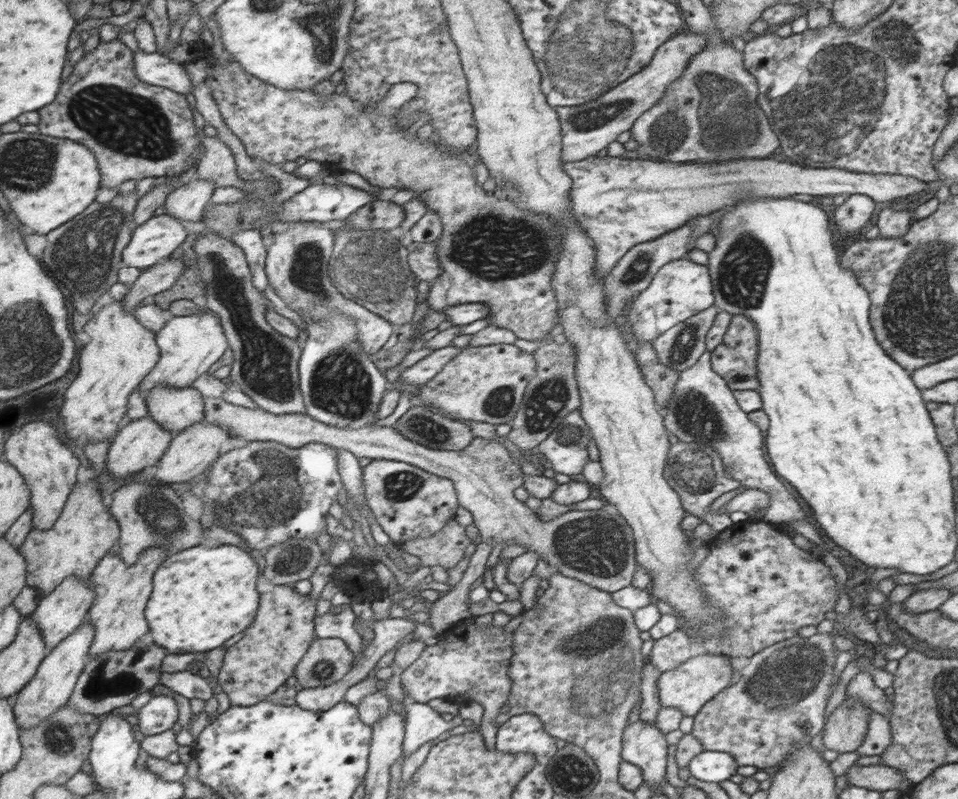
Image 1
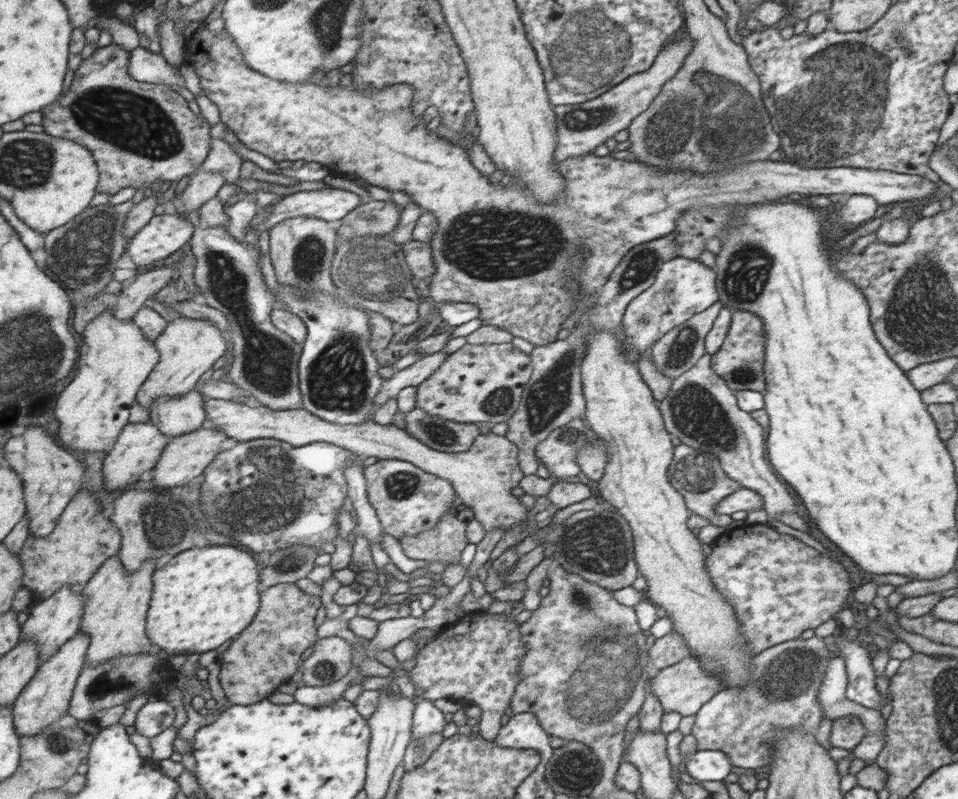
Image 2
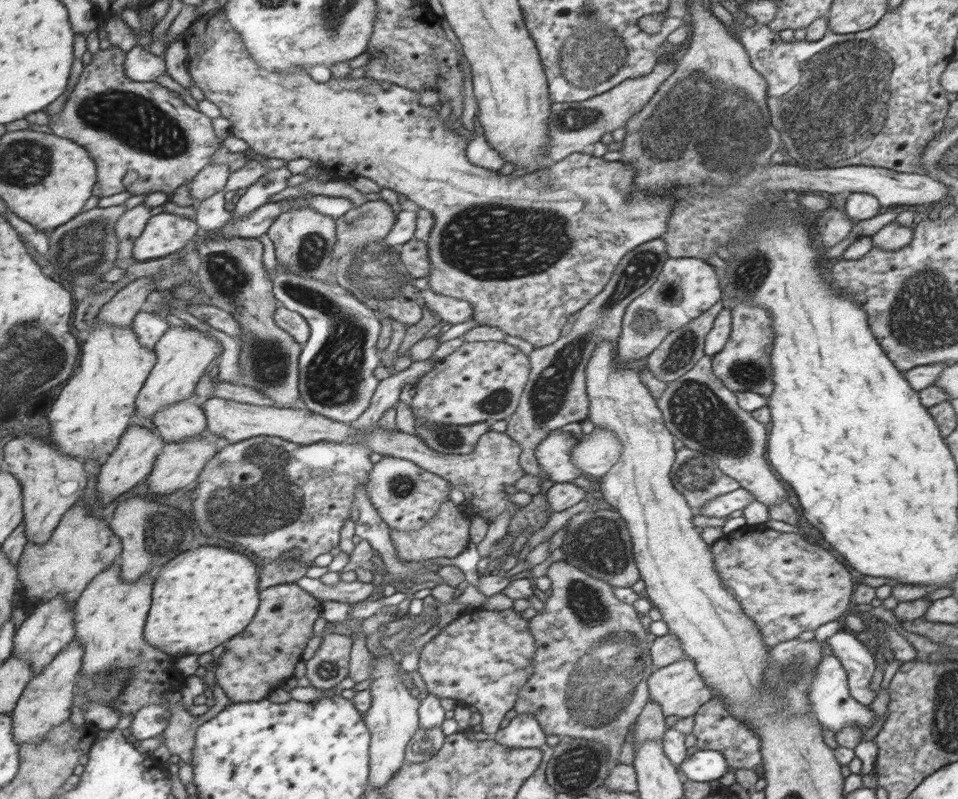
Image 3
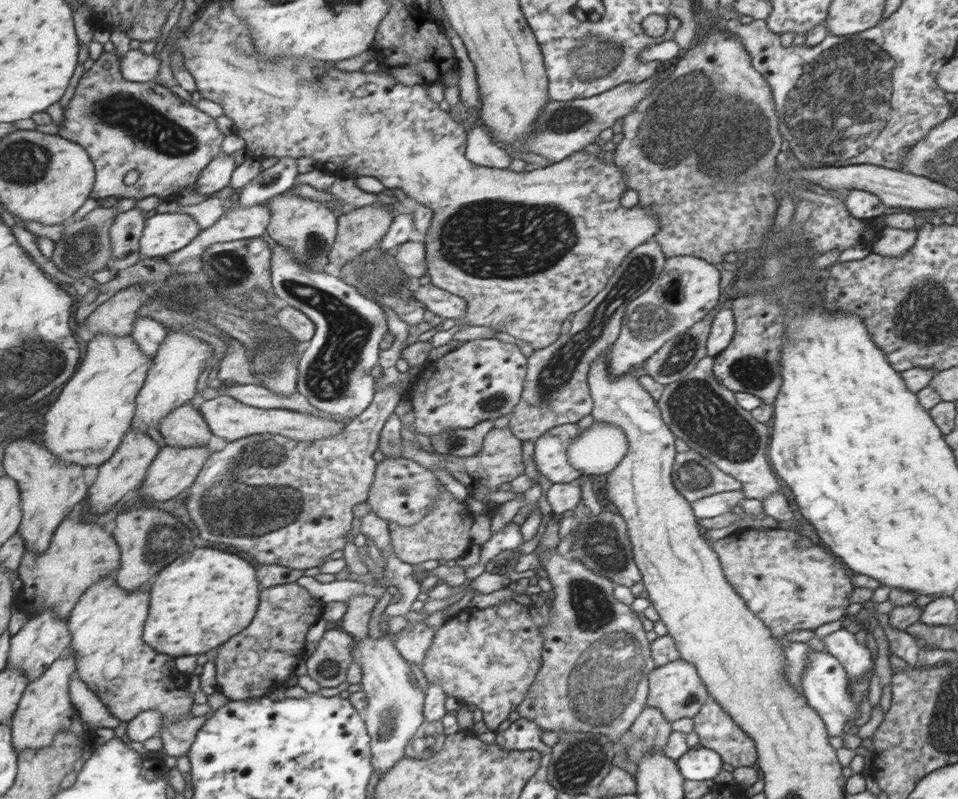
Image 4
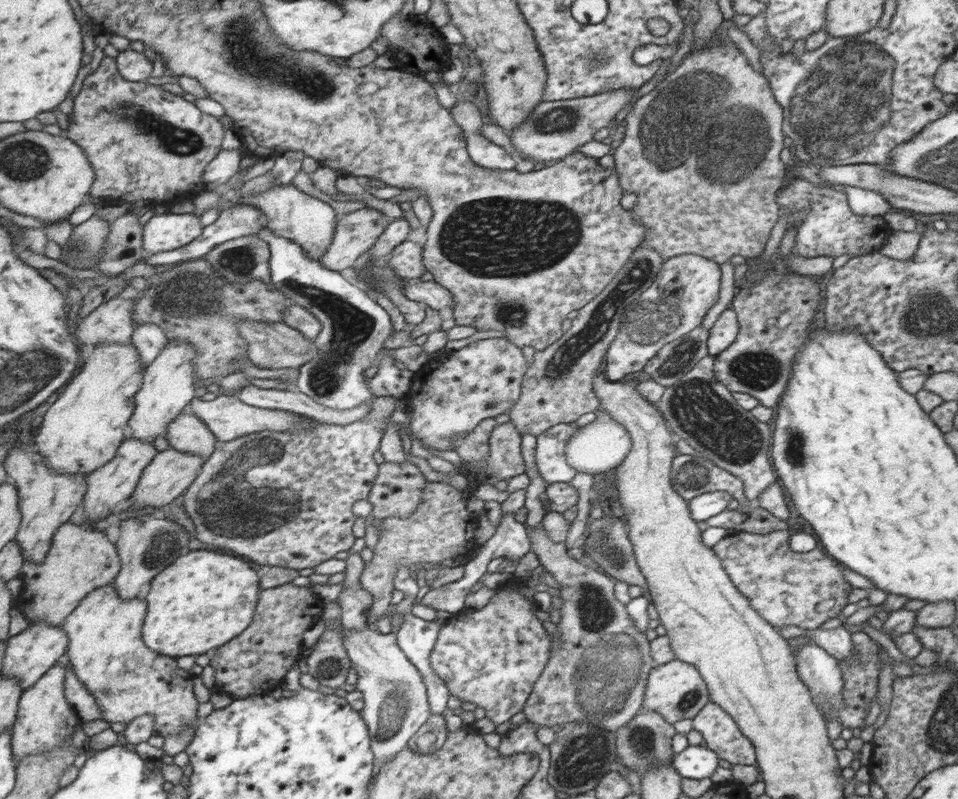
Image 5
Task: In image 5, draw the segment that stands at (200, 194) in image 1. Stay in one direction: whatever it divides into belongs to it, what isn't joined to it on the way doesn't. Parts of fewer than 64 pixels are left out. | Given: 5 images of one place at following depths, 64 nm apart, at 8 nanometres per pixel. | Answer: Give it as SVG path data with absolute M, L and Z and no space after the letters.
M222 150L206 170L204 190L218 191L239 173L242 155L238 150Z

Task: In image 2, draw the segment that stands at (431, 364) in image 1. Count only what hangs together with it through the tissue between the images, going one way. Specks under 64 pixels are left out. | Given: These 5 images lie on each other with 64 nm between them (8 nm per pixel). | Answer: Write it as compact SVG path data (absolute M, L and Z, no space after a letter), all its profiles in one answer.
M437 351L417 359L413 364L401 370L394 370L392 377L382 382L381 389L374 397L374 404L370 416L366 420L373 420L372 414L386 400L396 397L397 393L406 386L417 386L421 384L432 372L435 372L439 365L448 357L444 351Z

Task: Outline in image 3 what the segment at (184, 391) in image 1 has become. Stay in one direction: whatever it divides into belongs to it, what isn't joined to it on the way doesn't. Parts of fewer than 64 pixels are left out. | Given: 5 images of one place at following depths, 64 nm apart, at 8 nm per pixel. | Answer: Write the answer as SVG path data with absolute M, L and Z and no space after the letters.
M195 393L192 397L170 404L155 413L153 423L167 442L179 442L208 431L208 416L203 405L197 404L197 398L199 396Z

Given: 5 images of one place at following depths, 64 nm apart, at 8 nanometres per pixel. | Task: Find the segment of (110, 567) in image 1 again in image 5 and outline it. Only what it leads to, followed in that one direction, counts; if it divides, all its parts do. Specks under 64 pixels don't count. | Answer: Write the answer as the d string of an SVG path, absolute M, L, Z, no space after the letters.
M115 584L97 588L97 592L85 597L80 605L64 620L62 626L68 632L70 643L67 656L79 680L95 696L107 722L130 723L143 715L156 718L156 734L164 739L167 735L185 732L195 721L199 721L201 702L196 697L195 676L179 668L175 658L153 652L143 642L143 624L147 616L147 602L143 598L119 598Z

